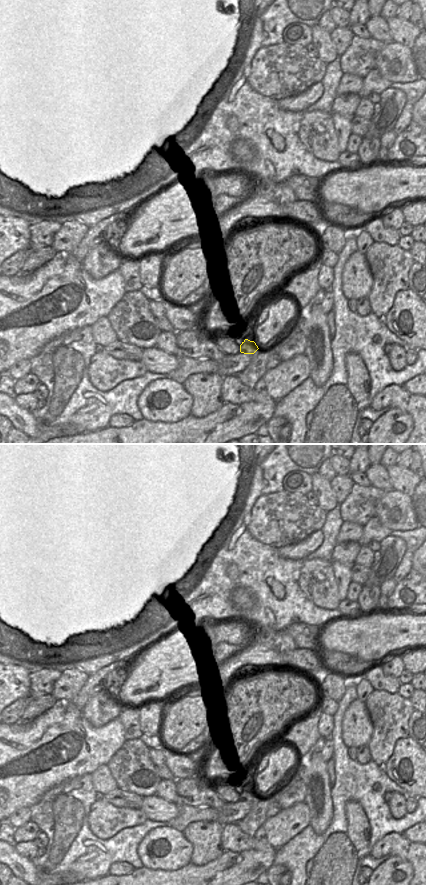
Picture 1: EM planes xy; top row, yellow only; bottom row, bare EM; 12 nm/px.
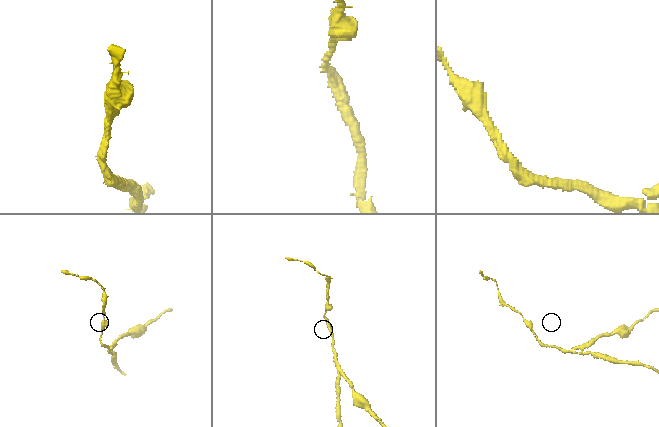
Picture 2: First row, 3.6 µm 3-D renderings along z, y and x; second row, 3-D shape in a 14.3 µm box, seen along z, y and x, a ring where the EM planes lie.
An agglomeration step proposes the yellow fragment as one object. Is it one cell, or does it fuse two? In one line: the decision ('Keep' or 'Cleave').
Cleave

